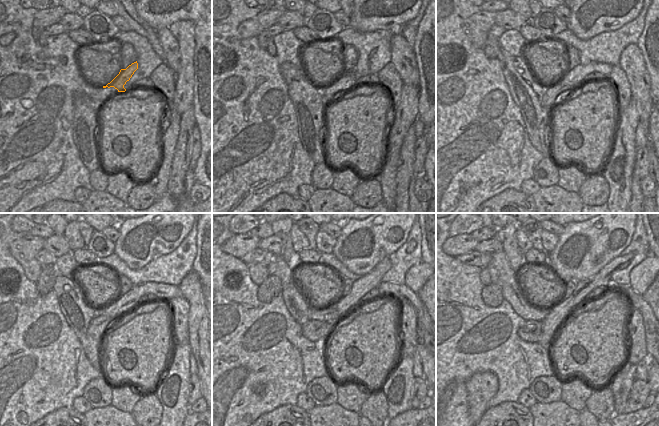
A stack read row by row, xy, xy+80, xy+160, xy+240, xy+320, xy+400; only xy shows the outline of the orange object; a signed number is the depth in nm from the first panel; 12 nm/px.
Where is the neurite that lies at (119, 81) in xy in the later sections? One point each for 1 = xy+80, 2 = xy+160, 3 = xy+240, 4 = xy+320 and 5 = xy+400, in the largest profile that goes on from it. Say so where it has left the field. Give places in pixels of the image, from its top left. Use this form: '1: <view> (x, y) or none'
1: xy+80 (343, 83)
2: xy+160 (551, 93)
3: xy+240 (99, 324)
4: xy+320 (313, 330)
5: xy+400 (529, 332)

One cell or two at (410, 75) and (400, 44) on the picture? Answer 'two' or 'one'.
one

